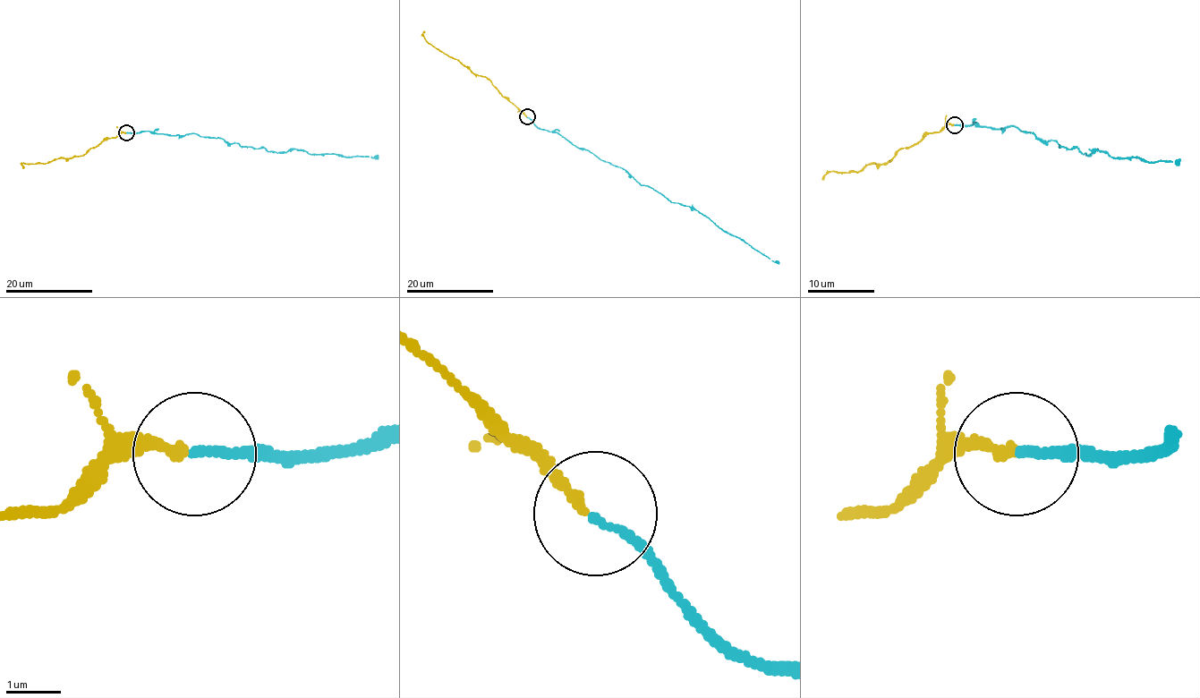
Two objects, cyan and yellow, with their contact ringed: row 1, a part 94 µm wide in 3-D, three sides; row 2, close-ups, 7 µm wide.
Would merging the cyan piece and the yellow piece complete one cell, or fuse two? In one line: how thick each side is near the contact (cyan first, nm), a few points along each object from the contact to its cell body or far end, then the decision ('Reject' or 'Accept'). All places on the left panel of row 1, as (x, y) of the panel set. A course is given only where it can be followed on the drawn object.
Thickness 150 nm (cyan) against 180 nm. Course of cyan: (126, 132), (198, 133), (279, 152), (294, 148), (310, 154), (378, 156). Course of yellow: (126, 132), (107, 138), (82, 156), (58, 157), (46, 163), (22, 163), (23, 168). Accept

